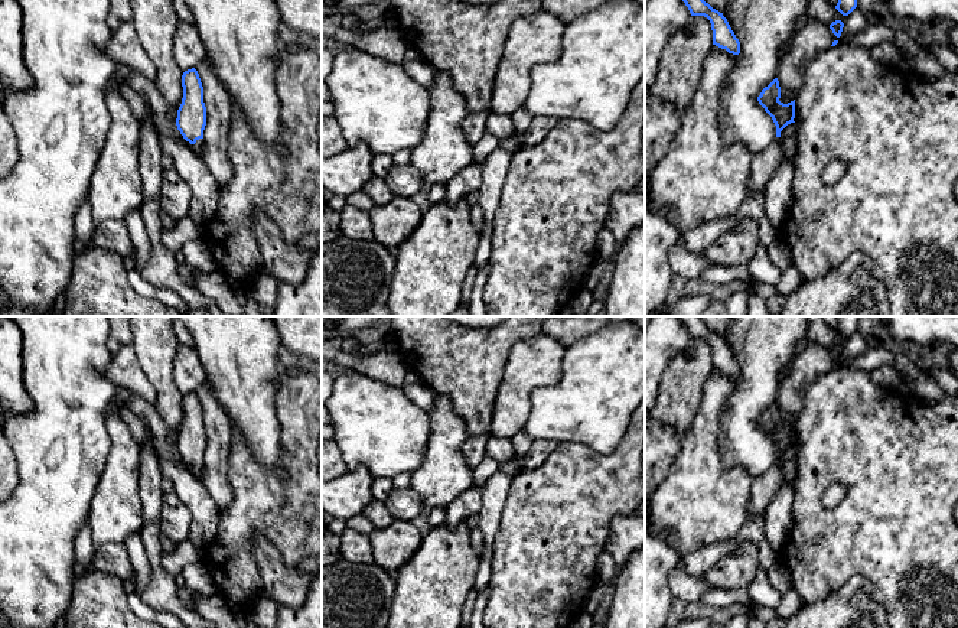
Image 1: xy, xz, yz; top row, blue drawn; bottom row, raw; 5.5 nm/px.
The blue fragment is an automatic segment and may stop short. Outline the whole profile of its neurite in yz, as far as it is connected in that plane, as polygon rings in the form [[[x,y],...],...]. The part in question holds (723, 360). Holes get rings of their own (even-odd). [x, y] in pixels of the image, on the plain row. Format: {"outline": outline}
{"outline": [[[678,316],[688,331],[691,339],[704,339],[711,346],[713,368],[729,377],[740,377],[740,365],[731,354],[727,342],[718,333],[706,326],[698,316]]]}

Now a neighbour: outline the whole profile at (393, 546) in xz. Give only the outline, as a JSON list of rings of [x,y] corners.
[[[394,520],[388,527],[369,534],[375,563],[391,575],[410,560],[423,541],[411,521]]]

